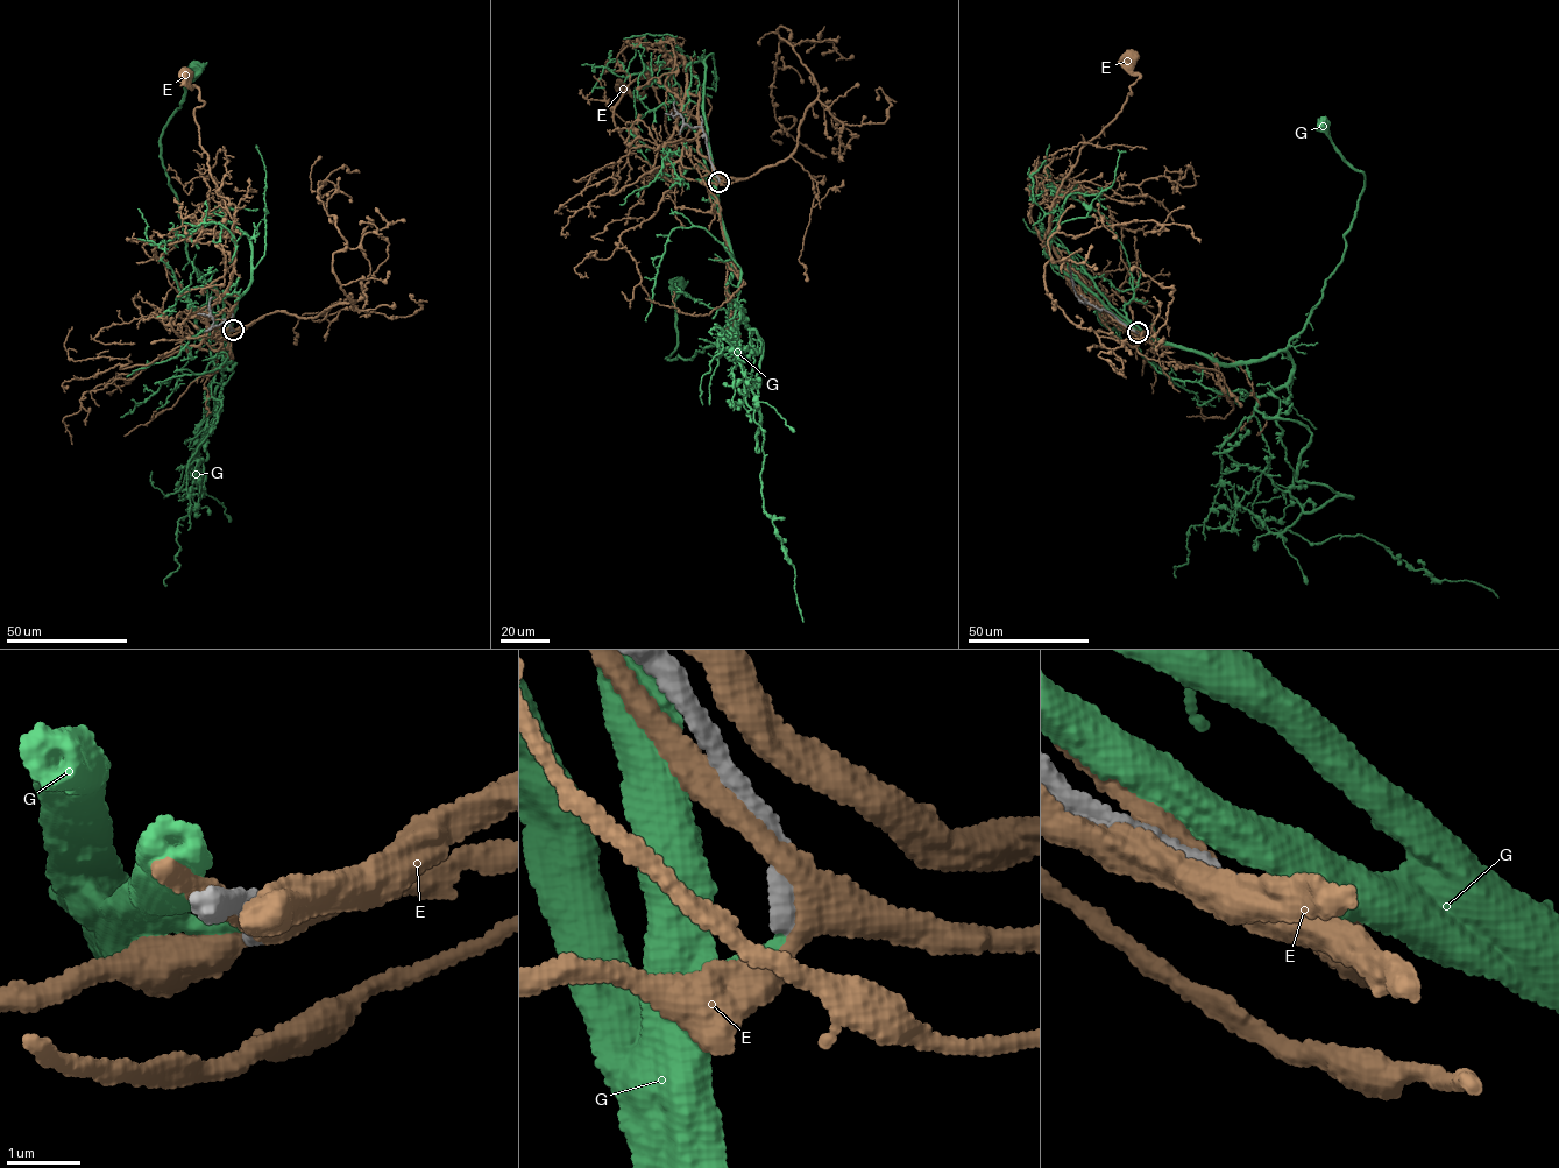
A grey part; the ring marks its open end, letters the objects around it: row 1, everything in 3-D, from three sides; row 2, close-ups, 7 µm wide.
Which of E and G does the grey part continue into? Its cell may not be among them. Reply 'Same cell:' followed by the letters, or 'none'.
Same cell: G

